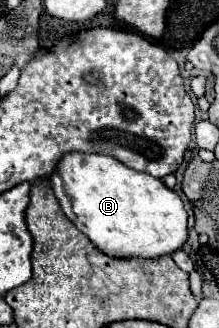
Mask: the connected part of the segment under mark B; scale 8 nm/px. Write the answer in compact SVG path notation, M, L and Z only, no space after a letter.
M69 153L59 161L57 171L49 177L51 187L61 203L63 213L71 223L105 255L115 259L157 259L161 255L173 255L183 247L189 237L187 231L187 211L181 197L167 189L161 179L155 179L149 173L129 171L123 163L109 155L85 155Z

